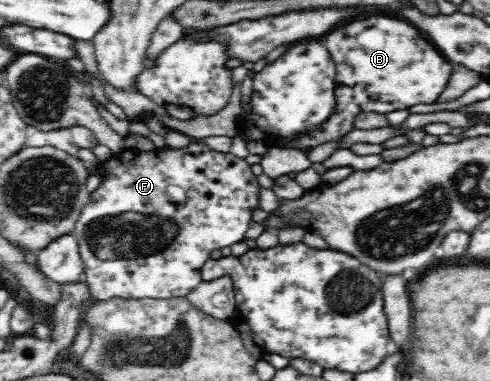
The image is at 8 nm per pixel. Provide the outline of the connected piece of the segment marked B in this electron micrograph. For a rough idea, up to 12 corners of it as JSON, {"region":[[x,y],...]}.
{"region":[[395,18],[325,34],[335,110],[274,141],[307,153],[364,112],[433,104],[453,62]]}

